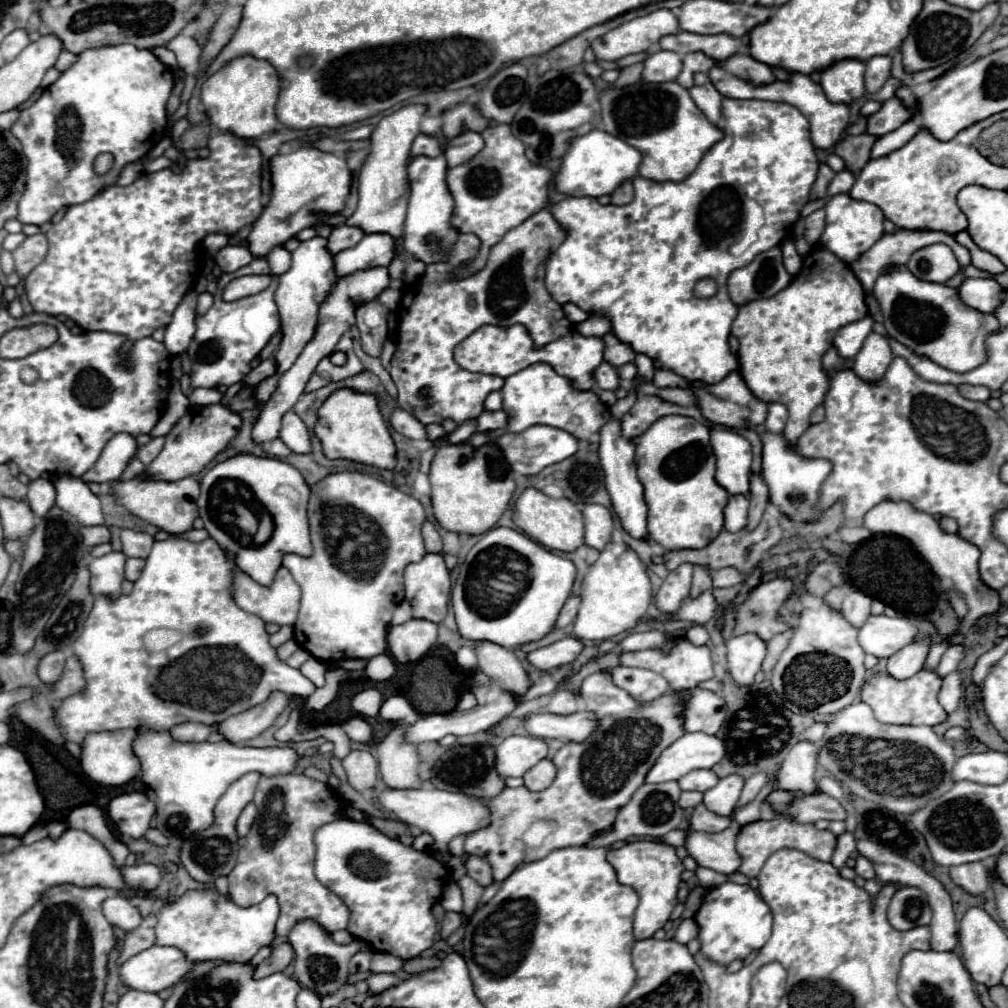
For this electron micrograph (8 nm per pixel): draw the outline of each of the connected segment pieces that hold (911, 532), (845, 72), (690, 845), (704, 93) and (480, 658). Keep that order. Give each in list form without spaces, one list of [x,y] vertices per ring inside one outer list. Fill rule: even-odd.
[[[885,500],[865,514],[863,526],[869,528],[871,532],[895,534],[895,536],[909,540],[917,548],[917,552],[923,556],[923,560],[929,562],[929,566],[937,574],[937,578],[949,578],[953,582],[955,590],[961,592],[961,596],[965,598],[965,604],[969,608],[967,616],[961,620],[961,626],[957,630],[959,634],[967,634],[981,616],[987,616],[987,614],[993,614],[999,610],[999,606],[1001,606],[999,590],[989,588],[979,576],[979,556],[981,556],[979,548],[975,544],[967,542],[965,538],[961,538],[959,534],[943,532],[939,522],[931,514],[919,512],[907,502],[887,502]]]
[[[845,58],[833,62],[827,70],[821,72],[821,86],[831,102],[851,104],[853,100],[863,98],[865,84],[863,84],[865,62]]]
[[[733,820],[731,828],[709,834],[709,832],[691,832],[687,838],[687,852],[697,860],[699,866],[711,868],[721,874],[733,874],[741,866],[741,856],[735,850],[735,836],[739,832],[739,824]]]
[[[707,80],[703,86],[693,86],[689,94],[693,102],[699,106],[699,110],[707,116],[707,120],[711,124],[717,124],[719,122],[719,102],[723,100],[723,96],[717,92],[713,82]]]
[[[481,640],[475,644],[475,654],[479,670],[487,674],[491,680],[495,680],[503,690],[509,690],[517,696],[525,694],[529,678],[513,650],[503,648],[489,640]]]

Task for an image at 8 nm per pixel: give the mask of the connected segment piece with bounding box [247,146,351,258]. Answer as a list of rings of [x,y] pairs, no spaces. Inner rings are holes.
[[[299,146],[289,154],[277,154],[271,158],[273,194],[261,216],[255,220],[247,238],[253,256],[263,258],[271,248],[281,246],[293,238],[299,230],[319,222],[319,212],[337,214],[343,210],[345,198],[351,190],[351,170],[347,160],[331,152],[321,152],[311,146]]]

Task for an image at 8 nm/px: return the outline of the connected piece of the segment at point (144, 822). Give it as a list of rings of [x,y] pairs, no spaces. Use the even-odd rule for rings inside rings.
[[[143,792],[121,794],[111,800],[109,816],[117,824],[119,832],[131,838],[141,838],[149,830],[149,822],[155,814],[155,802]]]

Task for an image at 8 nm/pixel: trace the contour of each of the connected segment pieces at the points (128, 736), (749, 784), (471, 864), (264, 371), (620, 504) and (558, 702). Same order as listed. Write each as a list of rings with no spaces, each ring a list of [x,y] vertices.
[[[135,728],[89,734],[85,738],[85,742],[83,742],[83,754],[81,754],[81,768],[83,768],[83,772],[91,780],[95,780],[95,782],[99,782],[103,786],[127,784],[141,770],[141,762],[139,762],[139,758],[133,752],[133,740],[135,738],[137,738],[137,730]]]
[[[765,772],[753,774],[753,776],[745,782],[745,786],[743,786],[743,792],[741,792],[741,798],[739,798],[737,806],[745,806],[745,804],[749,804],[751,800],[755,800],[755,796],[759,794],[759,790],[763,788],[765,782],[767,782],[767,774],[765,774]]]
[[[467,856],[465,866],[467,866],[467,874],[469,874],[477,884],[481,884],[483,888],[493,884],[491,866],[489,866],[483,858],[479,858],[479,856]]]
[[[275,356],[263,360],[257,368],[253,368],[253,370],[247,374],[245,384],[257,386],[261,380],[265,380],[265,378],[269,378],[269,376],[273,376],[273,374],[277,374],[277,362],[275,362]]]
[[[611,420],[599,430],[599,458],[601,458],[601,468],[605,472],[605,486],[613,502],[613,510],[621,518],[623,528],[633,536],[633,538],[647,538],[647,504],[643,500],[643,486],[637,478],[635,470],[635,460],[633,452],[635,446],[631,440],[625,440],[621,436],[621,420]]]
[[[561,688],[551,696],[551,700],[547,704],[547,710],[555,712],[555,714],[571,714],[571,712],[577,710],[577,696],[571,694],[569,690]]]

